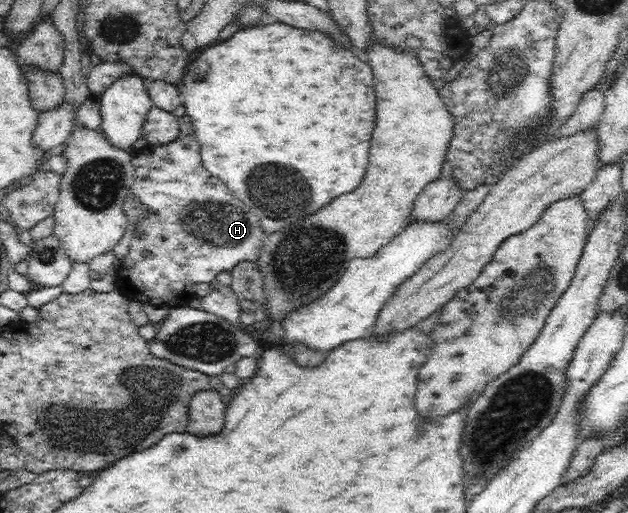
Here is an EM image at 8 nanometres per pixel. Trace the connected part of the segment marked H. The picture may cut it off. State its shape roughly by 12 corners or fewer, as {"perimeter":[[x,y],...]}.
{"perimeter":[[191,118],[132,156],[115,289],[188,306],[255,262],[258,215],[205,169]]}

